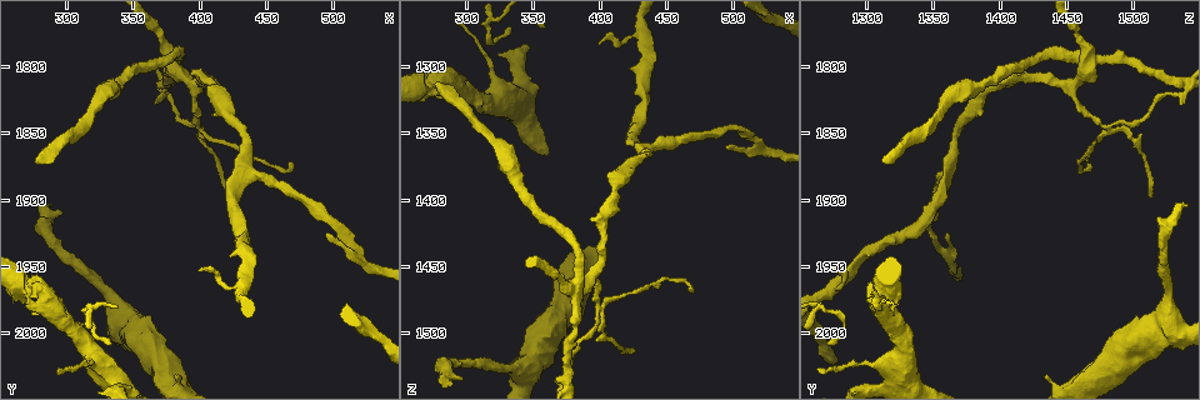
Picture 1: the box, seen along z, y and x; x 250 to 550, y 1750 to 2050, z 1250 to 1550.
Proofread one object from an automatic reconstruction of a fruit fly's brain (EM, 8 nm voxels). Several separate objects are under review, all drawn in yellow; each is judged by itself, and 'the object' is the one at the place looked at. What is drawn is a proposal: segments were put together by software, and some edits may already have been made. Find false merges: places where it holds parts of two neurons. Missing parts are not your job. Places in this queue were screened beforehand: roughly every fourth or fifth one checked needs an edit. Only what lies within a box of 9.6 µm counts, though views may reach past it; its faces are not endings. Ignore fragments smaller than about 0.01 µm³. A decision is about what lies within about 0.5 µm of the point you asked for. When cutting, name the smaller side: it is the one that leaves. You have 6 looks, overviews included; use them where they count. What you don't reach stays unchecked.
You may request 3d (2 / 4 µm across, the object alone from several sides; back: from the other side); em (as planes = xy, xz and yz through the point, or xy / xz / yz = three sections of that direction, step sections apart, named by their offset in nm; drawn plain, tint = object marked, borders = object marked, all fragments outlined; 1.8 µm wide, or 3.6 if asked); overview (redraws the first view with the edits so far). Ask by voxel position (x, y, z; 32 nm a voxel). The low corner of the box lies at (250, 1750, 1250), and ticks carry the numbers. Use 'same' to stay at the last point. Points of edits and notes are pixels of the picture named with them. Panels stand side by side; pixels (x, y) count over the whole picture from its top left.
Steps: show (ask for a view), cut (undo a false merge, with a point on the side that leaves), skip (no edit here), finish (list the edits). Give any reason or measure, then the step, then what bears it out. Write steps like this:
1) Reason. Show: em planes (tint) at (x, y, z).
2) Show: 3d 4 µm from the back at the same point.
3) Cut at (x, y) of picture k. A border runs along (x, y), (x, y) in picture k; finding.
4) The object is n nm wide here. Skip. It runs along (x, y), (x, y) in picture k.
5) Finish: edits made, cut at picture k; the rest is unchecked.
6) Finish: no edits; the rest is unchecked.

Arms part here. Show: 3d 4 µm at (432, 1876, 1362).

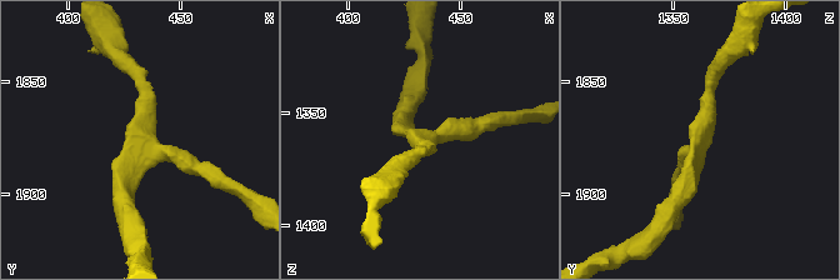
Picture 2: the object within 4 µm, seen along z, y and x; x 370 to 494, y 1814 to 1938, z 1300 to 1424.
3 arms meet here; the arms are 190, 240, 260 nm wide; need the tissue. Show: em yz step 4 (tint) at (432, 1875, 1361).

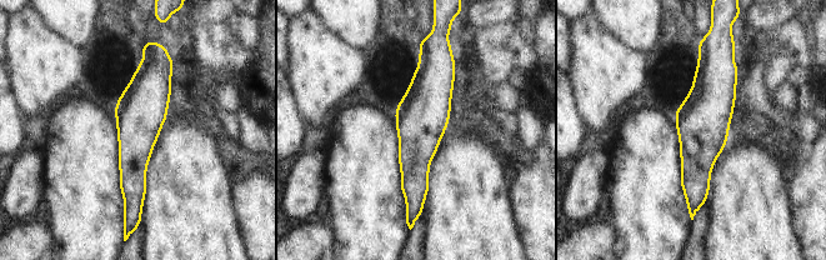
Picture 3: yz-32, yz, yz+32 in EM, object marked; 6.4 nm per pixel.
Another direction. Show: em xy step 16 (tint) at the same point.

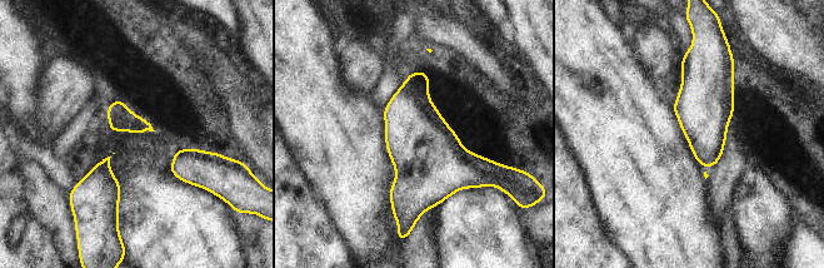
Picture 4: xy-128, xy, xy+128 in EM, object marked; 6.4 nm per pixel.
Skip. All the same neuron.

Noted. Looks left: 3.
Four-way junction. Show: 3d 4 µm at (382, 1796, 1464).

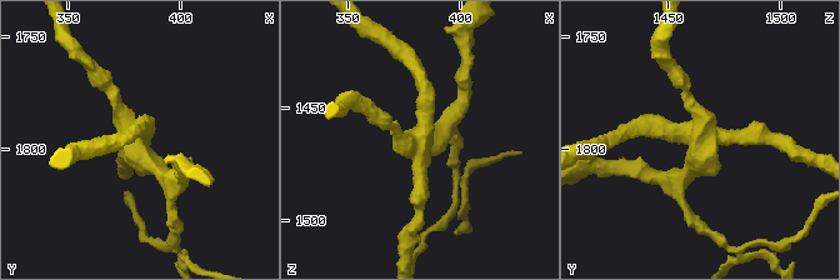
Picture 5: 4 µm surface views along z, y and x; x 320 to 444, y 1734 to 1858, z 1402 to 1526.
4 arms meet here. Show: em xy step 4 (tint) at (381, 1795, 1465).

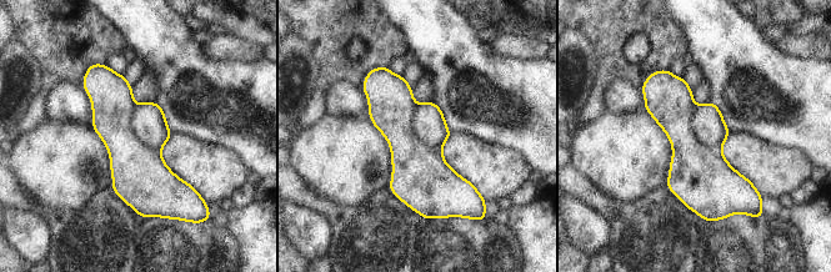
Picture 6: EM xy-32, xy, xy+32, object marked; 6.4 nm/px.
Cut it another way. Show: em planes (tint) at the same point.

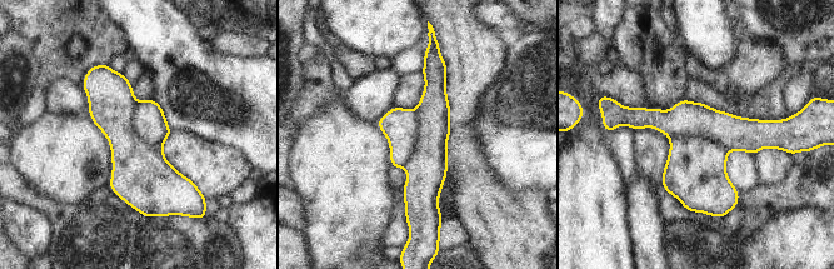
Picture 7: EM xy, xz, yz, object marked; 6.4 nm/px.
Cut at (733, 133) of picture 7. The part that leaves runs along (432, 61), (434, 137), (411, 210) in picture 7; a second neuron is stuck on.

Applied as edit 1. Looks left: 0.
Finish: edits made, cut at picture 7; the rest is unchecked.

